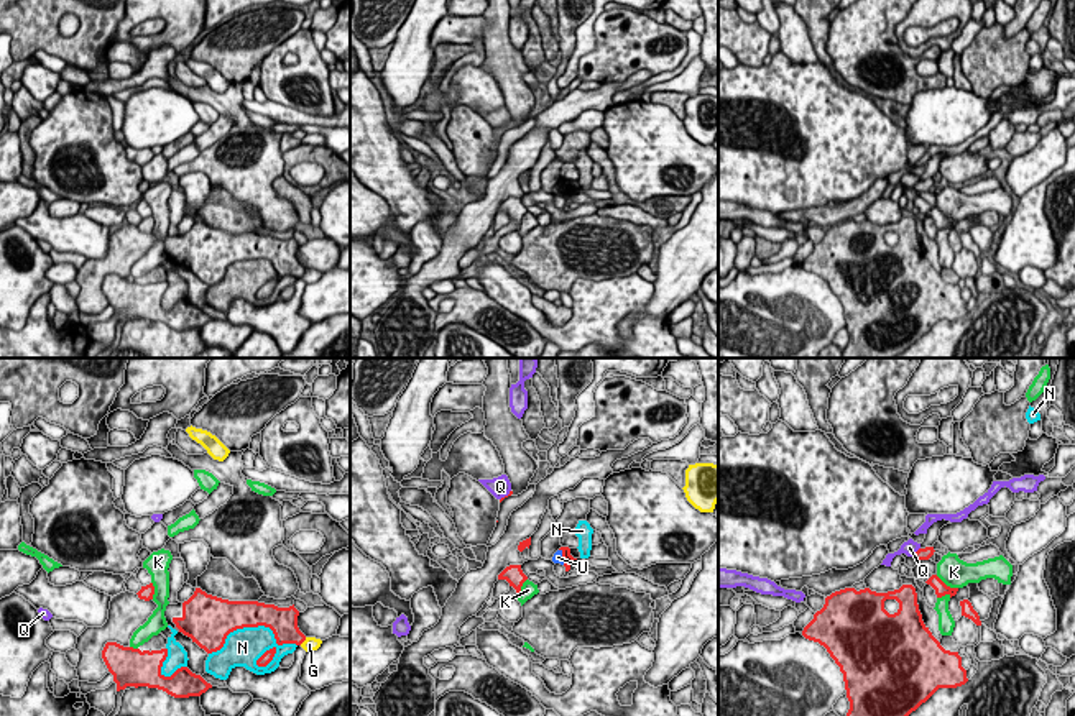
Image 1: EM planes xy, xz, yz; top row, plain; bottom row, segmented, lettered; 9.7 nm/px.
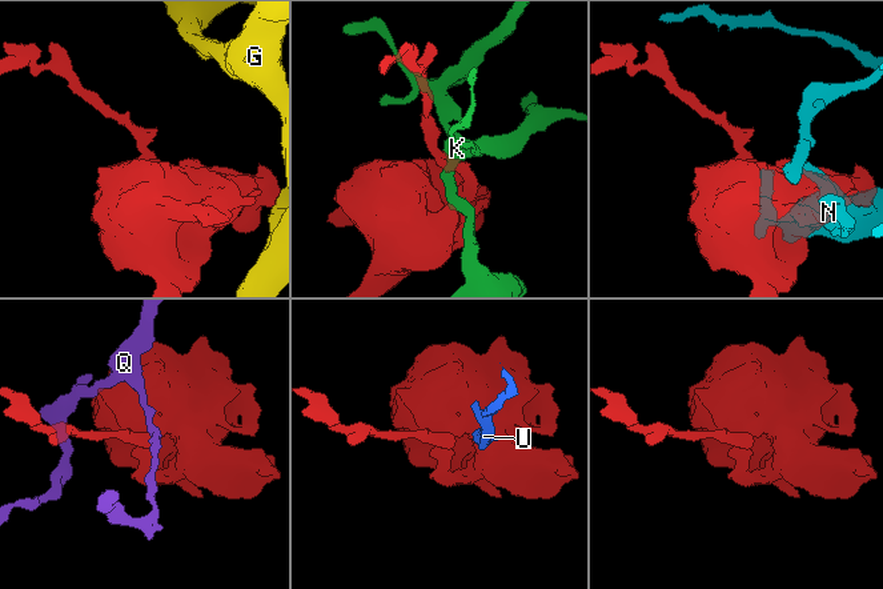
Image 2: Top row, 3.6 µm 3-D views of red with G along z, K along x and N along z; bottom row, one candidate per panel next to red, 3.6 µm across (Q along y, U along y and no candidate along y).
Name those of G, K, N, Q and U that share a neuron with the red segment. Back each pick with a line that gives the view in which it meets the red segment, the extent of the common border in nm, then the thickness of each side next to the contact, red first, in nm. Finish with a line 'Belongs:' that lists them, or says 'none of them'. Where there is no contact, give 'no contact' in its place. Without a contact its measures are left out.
Belongs: none of them

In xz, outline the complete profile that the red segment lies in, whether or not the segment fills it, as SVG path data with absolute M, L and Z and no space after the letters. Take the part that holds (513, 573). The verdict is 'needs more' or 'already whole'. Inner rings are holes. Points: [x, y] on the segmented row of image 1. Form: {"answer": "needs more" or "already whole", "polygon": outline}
{"answer": "already whole", "polygon": "M510 565L498 575L498 580L506 580L519 596L521 586L528 580L528 576L523 573L521 565Z"}

